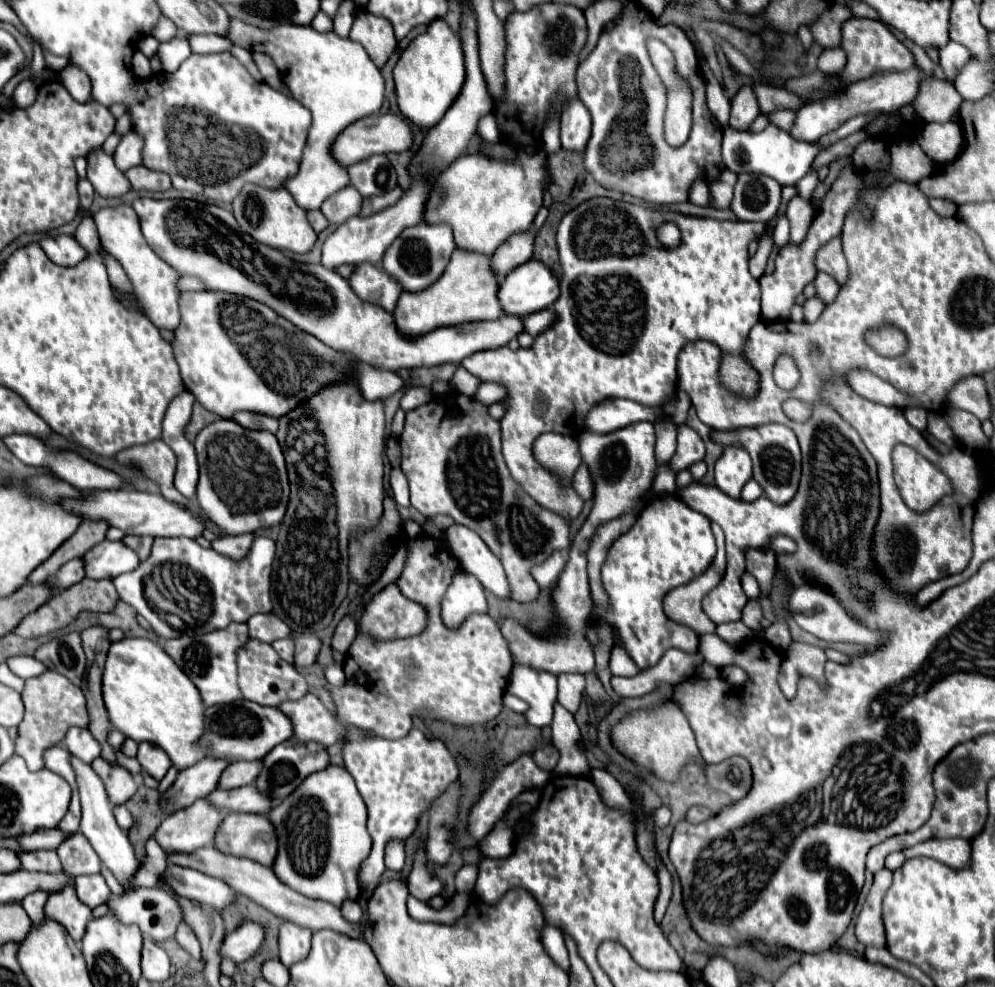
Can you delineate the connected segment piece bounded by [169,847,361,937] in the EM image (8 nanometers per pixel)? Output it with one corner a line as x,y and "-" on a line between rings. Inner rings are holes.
201,847
199,851
193,851
191,855
173,855
173,857
169,857
169,861
185,865
185,867
193,867
197,871
203,871
207,875
223,879
237,893
247,895
249,899
253,899
255,903
263,905
267,911
275,913
283,921
291,921
291,923
295,923
299,927
305,927
309,931
331,929
331,931
337,931
337,933
343,933
343,935
349,935
349,937
359,937
359,931
361,931
359,925
345,921
339,907
335,907
335,905
331,905
327,901
315,901
315,899
307,899
305,895
299,895
297,891
293,891
285,883
281,883
271,867
259,865
259,863
255,863
251,859
239,859
239,857
223,855
223,853
215,851
213,847

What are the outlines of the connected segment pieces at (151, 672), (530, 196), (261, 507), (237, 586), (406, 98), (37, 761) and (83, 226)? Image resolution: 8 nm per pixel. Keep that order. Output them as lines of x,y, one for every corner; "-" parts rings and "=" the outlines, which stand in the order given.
125,637
111,643
103,669
103,701
111,727
137,743
151,741
159,745
177,769
191,767
203,759
205,749
195,743
203,735
199,691
159,643
147,637
=
520,148
517,150
517,159
507,163
507,161
495,161
485,155
463,155
455,163
451,163
435,183
435,189
431,193
431,199
425,209
425,223
447,223
453,229
455,235
455,245
463,251
471,253
483,253
483,255
493,255
495,249
505,243
511,235
527,231
543,205
543,185
549,177
547,171
547,157
545,151
=
219,419
201,429
195,451
199,461
197,501
225,535
253,533
283,521
289,503
289,479
283,451
273,433
245,429
233,419
=
175,537
175,539
155,539
151,555
143,561
135,571
117,575
113,581
119,597
133,605
137,613
141,613
153,631
163,639
173,639
179,635
203,635
217,627
227,627
229,623
247,623
247,619
255,613
269,613
271,611
271,569
273,569
273,555
275,555
275,541
267,537
255,537
249,553
241,559
229,559
219,555
213,549
203,549
189,537
=
435,19
427,31
417,35
401,53
393,69
393,77
403,117
421,129
435,127
459,95
465,81
465,63
459,37
441,19
=
45,671
39,677
27,679
21,693
25,707
25,717
19,725
19,739
15,743
15,753
27,761
31,771
43,767
43,751
51,745
59,745
72,726
87,727
87,709
81,688
73,685
67,677
57,671
=
85,217
85,219
79,223
79,227
77,227
77,231
75,231
75,239
77,239
77,243
79,243
89,255
97,253
97,249
99,249
99,237
97,237
97,227
95,227
95,223
93,223
91,217

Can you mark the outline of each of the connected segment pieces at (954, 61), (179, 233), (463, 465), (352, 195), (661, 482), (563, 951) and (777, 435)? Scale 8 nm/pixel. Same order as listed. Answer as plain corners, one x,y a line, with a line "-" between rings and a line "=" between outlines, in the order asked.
947,43
947,47
939,49
939,65
945,71
945,77
949,81
955,79
955,75
961,71
961,67
967,65
967,61
971,59
971,53
967,51
967,47
959,45
959,43
=
139,197
133,201
133,209
139,215
141,231
149,247
177,273
201,279
207,289
261,301
327,347
351,353
359,361
379,369
397,371
401,367
437,367
443,363
459,365
467,355
507,345
523,331
521,317
503,315
493,321
441,327
417,339
407,339
397,331
391,313
361,301
351,291
349,283
333,269
293,261
279,249
257,243
251,235
241,231
233,213
223,207
189,199
155,201
=
449,393
447,397
433,399
405,415
405,431
399,437
401,443
401,471
409,481
411,491
411,505
423,513
427,519
435,517
437,513
449,515
455,523
473,529
493,551
493,555
501,561
509,587
511,587
511,601
530,602
539,595
540,588
531,569
543,563
555,549
569,547
569,529
571,521
563,515
555,515
553,511
541,507
531,499
519,483
515,483
507,471
507,465
501,455
501,435
499,435
499,421
487,415
487,407
475,401
473,397
465,397
461,393
=
347,185
347,187
343,187
343,191
339,189
335,195
329,197
321,205
321,211
331,225
339,225
339,223
347,221
349,217
359,215
361,201
363,201
363,197
359,195
359,191
355,191
353,185
=
661,465
657,471
661,471
661,473
655,475
653,491
655,493
665,493
665,491
675,493
675,473
667,465
=
545,925
543,927
543,933
541,933
541,941
543,941
543,947
545,951
549,953
549,957
565,971
569,971
569,953
567,953
567,947
565,947
565,939
563,939
563,933
553,927
553,925
=
765,423
759,427
741,427
735,431
711,431
711,441
725,447
739,445
747,449
753,461
753,479
763,487
765,495
775,503
787,503
799,485
801,477
801,451
795,433
781,423

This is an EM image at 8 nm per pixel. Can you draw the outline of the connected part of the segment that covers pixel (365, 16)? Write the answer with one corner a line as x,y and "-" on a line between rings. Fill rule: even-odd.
357,9
349,37
365,47
377,67
383,67
397,47
393,27
387,25
385,19
377,19
375,15
371,15
367,9

